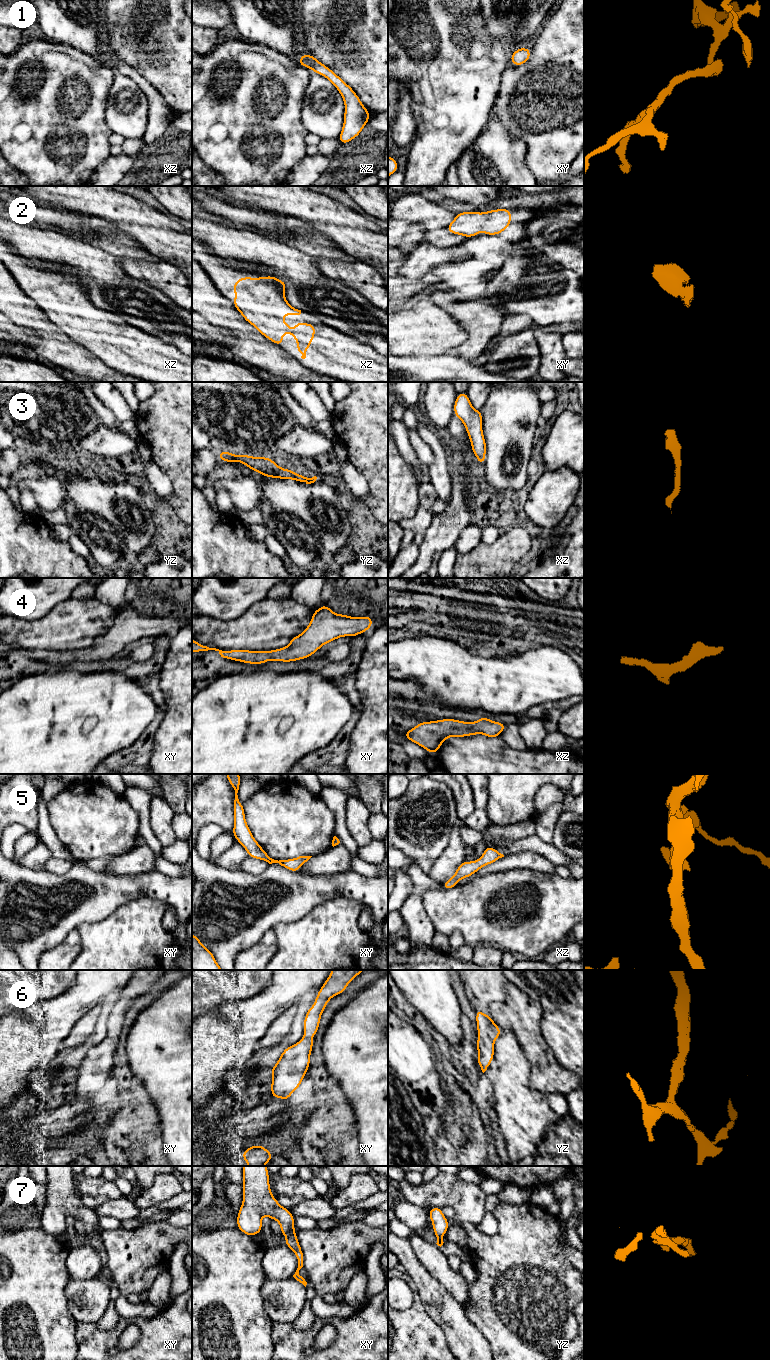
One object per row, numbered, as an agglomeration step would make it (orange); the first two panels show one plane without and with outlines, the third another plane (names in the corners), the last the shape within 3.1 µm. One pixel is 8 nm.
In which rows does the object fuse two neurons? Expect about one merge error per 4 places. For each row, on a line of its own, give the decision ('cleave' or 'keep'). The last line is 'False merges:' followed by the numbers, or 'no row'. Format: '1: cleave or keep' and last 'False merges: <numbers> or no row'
1: keep
2: keep
3: keep
4: keep
5: keep
6: keep
7: keep
False merges: no row

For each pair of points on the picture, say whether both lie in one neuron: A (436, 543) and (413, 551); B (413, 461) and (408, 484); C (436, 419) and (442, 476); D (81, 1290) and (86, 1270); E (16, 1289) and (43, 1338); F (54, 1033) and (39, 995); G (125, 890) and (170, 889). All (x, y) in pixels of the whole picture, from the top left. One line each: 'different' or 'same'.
A: different
B: different
C: different
D: different
E: same
F: different
G: same

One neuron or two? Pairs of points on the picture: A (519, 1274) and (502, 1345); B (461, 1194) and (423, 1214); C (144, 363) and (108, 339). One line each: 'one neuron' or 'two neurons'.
A: one neuron
B: two neurons
C: one neuron

